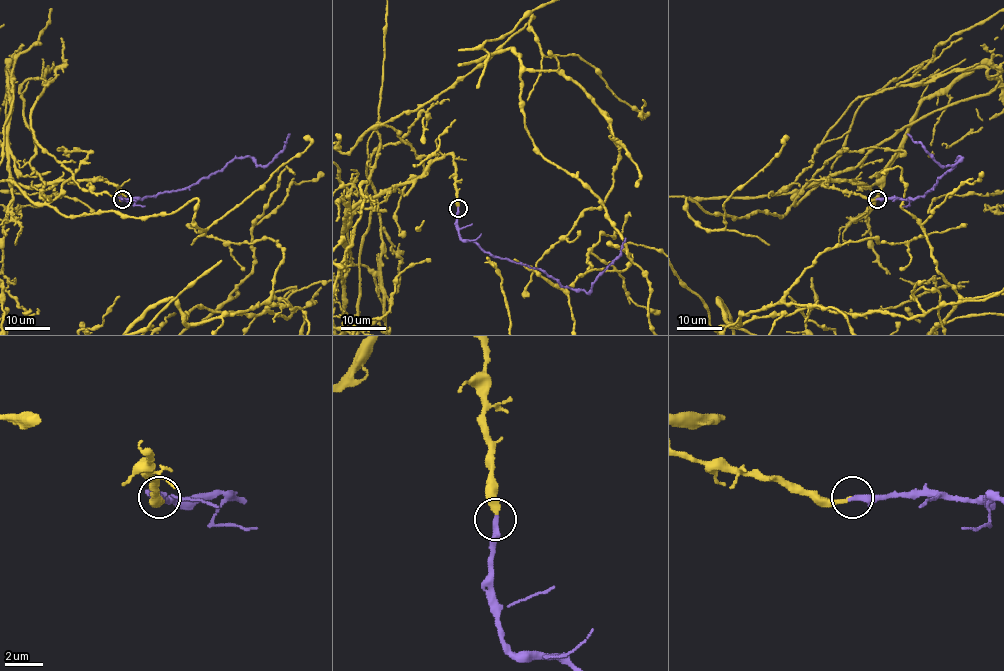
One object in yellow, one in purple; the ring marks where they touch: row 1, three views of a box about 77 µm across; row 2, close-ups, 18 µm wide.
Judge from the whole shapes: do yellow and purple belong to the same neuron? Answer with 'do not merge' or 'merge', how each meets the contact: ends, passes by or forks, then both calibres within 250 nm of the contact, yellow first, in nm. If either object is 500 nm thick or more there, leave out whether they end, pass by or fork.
merge | yellow ends | purple ends | 220/320 nm

